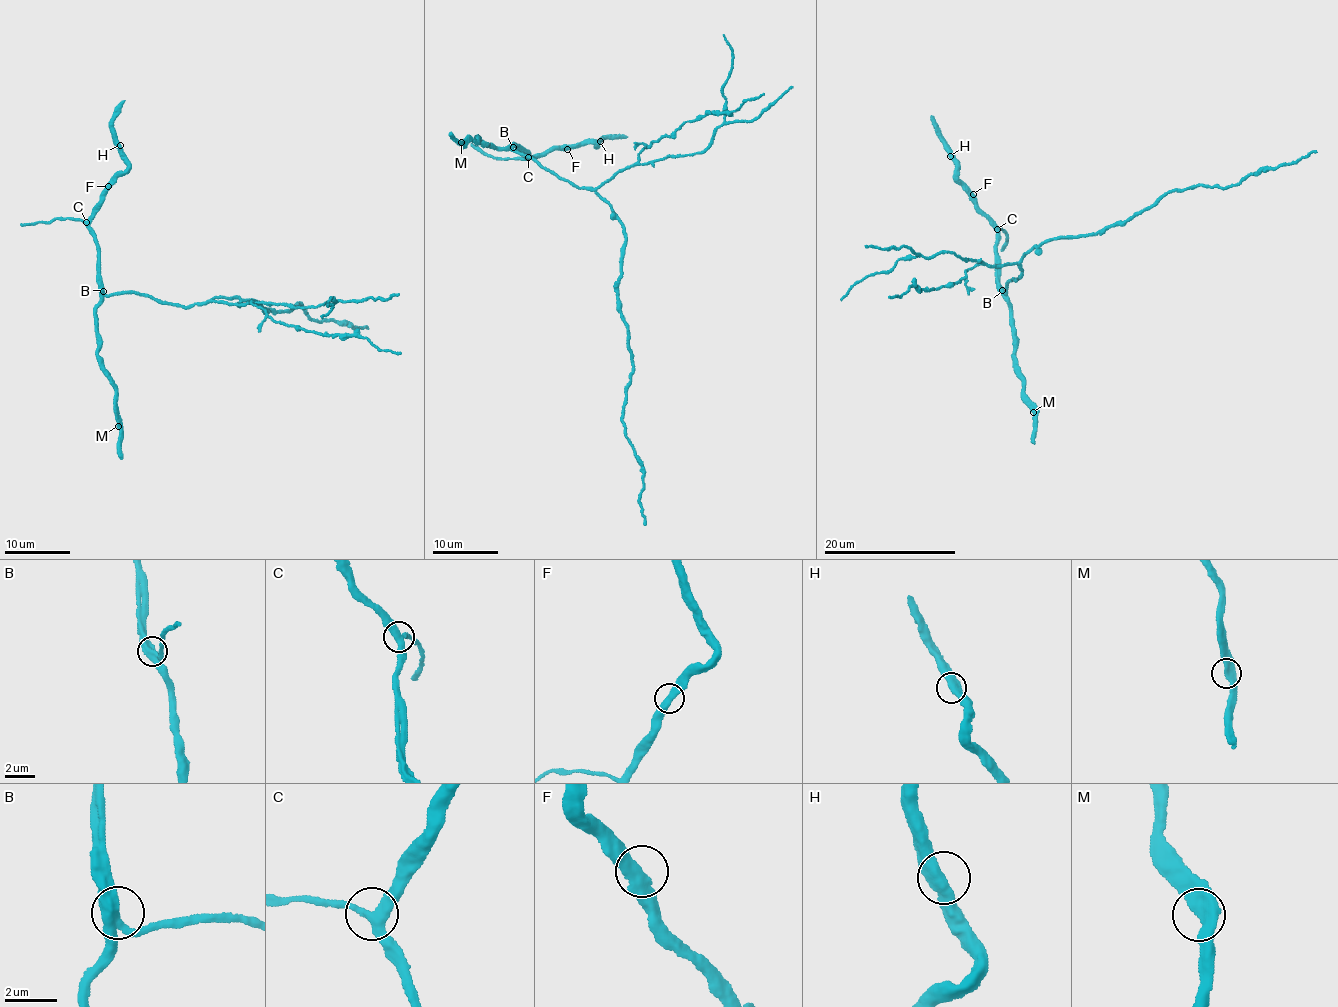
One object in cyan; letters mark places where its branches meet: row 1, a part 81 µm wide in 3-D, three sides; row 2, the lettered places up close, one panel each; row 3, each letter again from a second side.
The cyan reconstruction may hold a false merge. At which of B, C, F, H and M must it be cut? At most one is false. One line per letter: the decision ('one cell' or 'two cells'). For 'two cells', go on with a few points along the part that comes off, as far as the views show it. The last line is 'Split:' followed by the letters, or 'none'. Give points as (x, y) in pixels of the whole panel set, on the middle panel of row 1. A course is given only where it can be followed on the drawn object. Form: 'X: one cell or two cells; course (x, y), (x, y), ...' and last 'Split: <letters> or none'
B: one cell
C: one cell
F: one cell
H: one cell
M: one cell
Split: none

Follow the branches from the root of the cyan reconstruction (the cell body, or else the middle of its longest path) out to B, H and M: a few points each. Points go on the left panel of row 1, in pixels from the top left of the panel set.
B: (227, 297), (218, 296), (185, 306), (159, 303), (137, 293), (108, 295), (103, 291)
H: (227, 297), (177, 306), (137, 293), (108, 295), (101, 288), (90, 223), (128, 166), (120, 145)
M: (227, 297), (185, 306), (159, 303), (133, 293), (103, 297), (96, 309), (98, 361), (115, 390), (118, 426)

